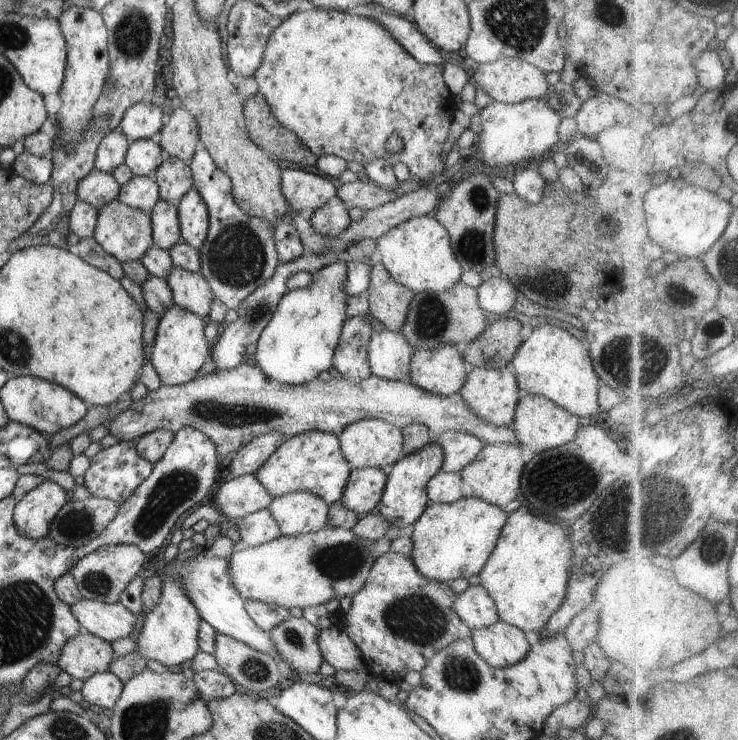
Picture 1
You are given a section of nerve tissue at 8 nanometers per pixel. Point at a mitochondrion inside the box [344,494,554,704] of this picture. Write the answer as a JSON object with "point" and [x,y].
{"point":[416,618]}

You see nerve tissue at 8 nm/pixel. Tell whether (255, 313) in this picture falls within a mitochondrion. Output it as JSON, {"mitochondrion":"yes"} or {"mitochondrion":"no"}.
{"mitochondrion":"yes"}

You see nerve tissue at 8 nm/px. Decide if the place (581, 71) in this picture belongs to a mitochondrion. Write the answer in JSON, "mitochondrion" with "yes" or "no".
{"mitochondrion":"no"}

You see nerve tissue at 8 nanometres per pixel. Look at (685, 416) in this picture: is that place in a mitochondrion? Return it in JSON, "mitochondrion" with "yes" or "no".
{"mitochondrion":"no"}

